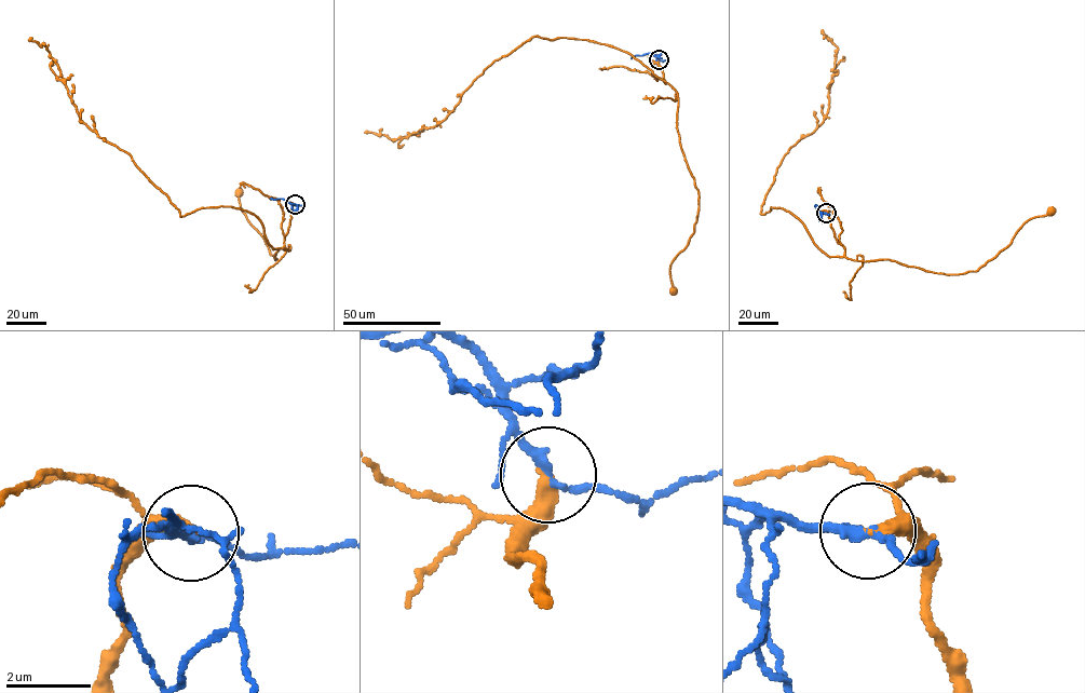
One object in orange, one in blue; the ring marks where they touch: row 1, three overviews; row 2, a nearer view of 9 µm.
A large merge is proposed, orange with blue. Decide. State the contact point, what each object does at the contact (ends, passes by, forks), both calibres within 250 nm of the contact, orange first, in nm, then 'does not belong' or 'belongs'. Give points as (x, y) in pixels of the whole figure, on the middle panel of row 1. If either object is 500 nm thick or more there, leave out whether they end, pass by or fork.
place (659, 59); orange ends; blue passes by; calibres 360 and 180 nm; belongs

